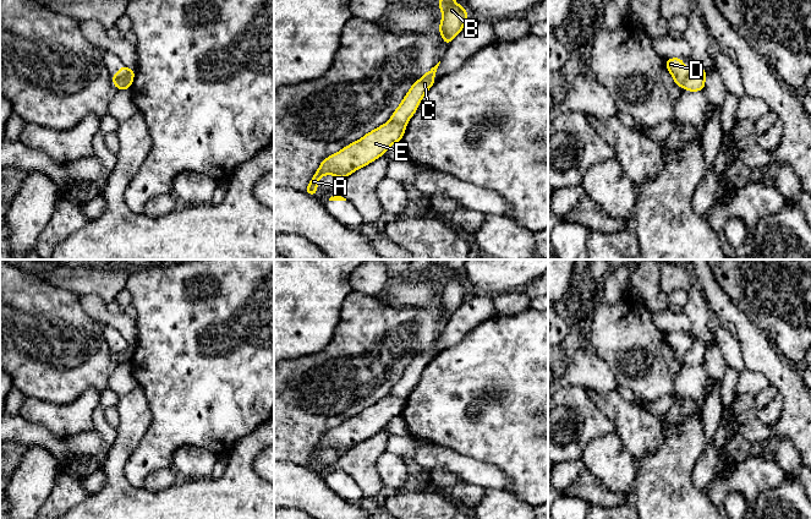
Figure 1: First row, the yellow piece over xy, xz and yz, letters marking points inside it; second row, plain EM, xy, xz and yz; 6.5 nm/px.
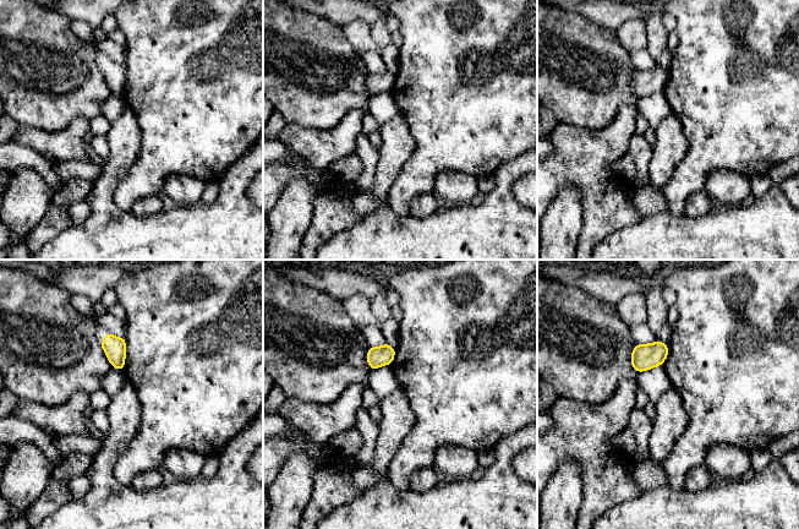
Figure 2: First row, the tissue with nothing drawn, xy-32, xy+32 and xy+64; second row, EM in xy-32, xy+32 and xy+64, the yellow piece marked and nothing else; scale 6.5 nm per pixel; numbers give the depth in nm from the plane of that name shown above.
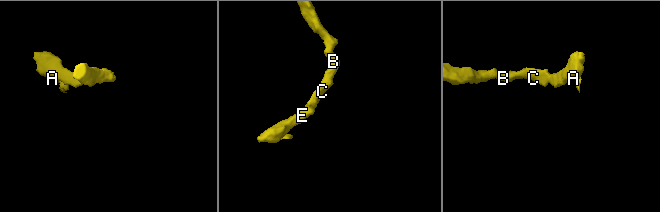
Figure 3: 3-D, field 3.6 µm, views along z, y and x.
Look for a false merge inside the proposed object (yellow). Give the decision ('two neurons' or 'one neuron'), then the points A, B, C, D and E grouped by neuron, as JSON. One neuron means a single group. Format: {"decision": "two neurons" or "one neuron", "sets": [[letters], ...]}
{"decision": "two neurons", "sets": [["A", "E"], ["B", "C", "D"]]}

